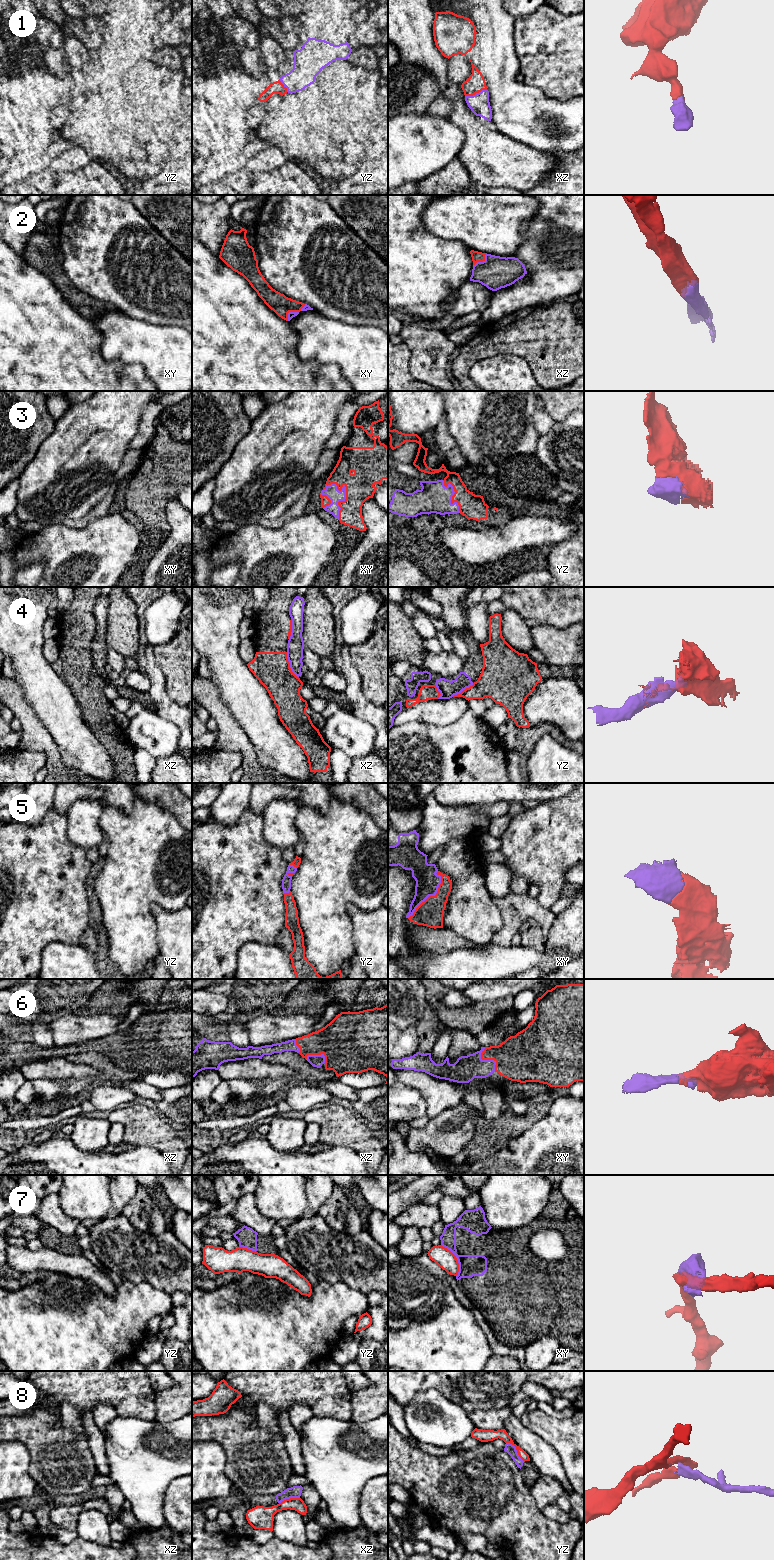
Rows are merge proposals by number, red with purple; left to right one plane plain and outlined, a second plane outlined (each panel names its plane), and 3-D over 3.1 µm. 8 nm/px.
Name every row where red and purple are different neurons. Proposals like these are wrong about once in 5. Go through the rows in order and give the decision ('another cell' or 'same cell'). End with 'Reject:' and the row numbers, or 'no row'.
1: same cell
2: same cell
3: same cell
4: another cell
5: same cell
6: same cell
7: another cell
8: another cell
Reject: 4, 7, 8

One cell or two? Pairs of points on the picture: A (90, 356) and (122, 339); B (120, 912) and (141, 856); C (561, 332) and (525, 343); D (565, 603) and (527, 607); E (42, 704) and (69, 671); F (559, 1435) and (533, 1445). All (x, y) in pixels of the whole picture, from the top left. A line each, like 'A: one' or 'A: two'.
A: two
B: one
C: one
D: one
E: two
F: two

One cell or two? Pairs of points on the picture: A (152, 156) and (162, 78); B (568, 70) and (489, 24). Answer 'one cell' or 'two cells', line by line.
A: two cells
B: two cells

